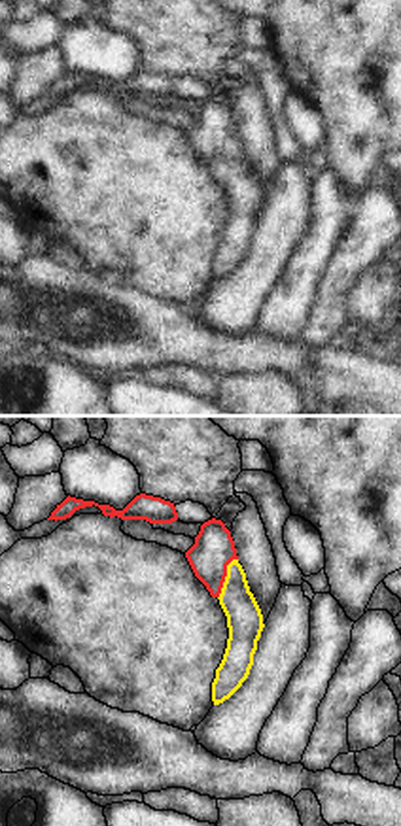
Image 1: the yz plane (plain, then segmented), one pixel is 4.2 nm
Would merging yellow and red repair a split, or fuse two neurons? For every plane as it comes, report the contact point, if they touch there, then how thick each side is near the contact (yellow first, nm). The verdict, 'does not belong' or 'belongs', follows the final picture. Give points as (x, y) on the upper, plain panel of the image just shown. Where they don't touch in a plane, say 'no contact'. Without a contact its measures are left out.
(226, 154) | 160/180 nm

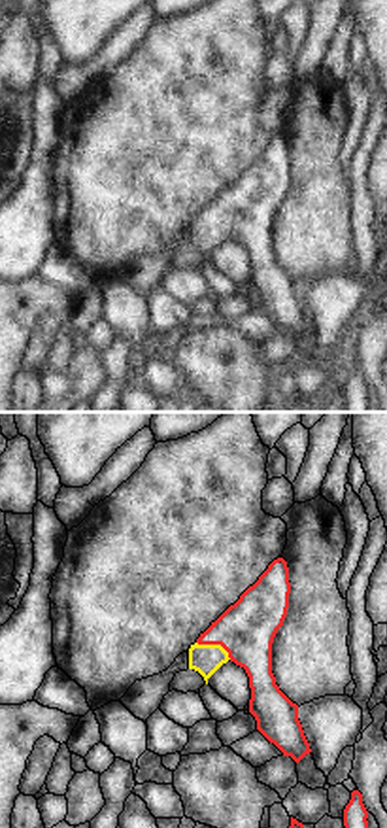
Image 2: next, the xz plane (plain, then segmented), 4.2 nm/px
(216, 222) | 130/240 nm

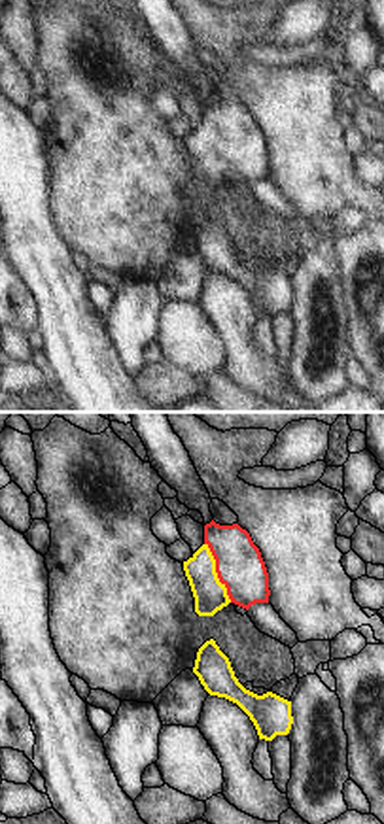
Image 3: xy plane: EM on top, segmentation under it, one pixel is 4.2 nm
(216, 150) | 140/200 nm

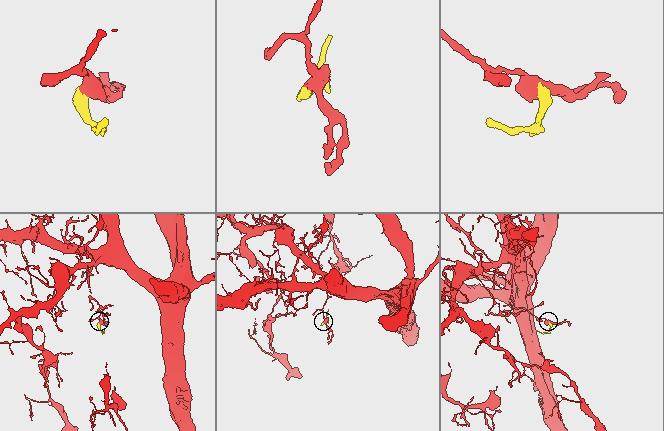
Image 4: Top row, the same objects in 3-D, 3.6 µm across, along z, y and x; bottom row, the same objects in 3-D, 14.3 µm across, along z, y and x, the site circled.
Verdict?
belongs

